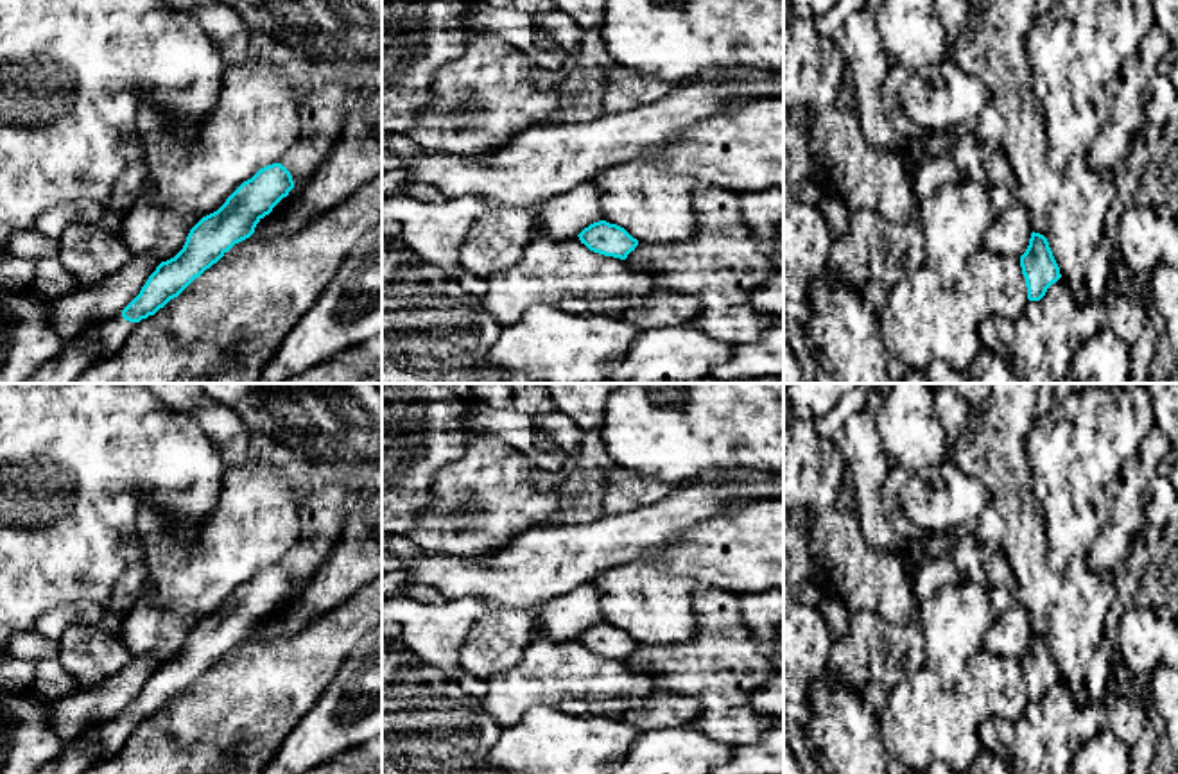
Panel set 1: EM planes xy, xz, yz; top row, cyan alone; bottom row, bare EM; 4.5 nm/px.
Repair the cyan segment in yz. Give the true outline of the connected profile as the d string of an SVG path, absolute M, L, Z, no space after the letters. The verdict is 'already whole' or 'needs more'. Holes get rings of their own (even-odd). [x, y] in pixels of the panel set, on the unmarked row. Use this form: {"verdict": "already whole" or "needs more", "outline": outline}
{"verdict": "already whole", "outline": "M1035 632L1031 634L1026 654L1020 658L1020 668L1029 702L1040 702L1047 690L1061 679L1047 640Z"}

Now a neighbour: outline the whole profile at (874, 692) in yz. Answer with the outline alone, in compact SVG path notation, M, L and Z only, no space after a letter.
M870 679L861 688L861 695L873 708L875 715L879 717L888 704L889 688L884 683L880 683L879 679Z

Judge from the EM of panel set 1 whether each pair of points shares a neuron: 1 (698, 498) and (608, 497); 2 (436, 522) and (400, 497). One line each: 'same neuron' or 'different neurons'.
1: different neurons
2: different neurons

